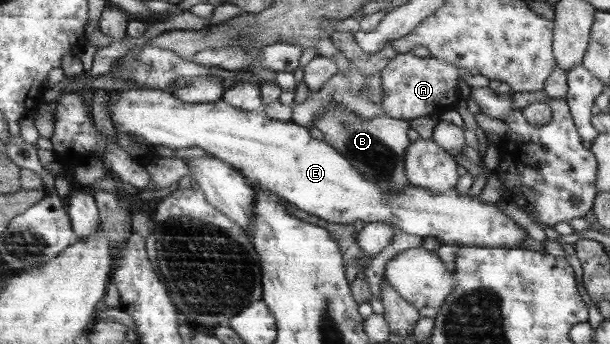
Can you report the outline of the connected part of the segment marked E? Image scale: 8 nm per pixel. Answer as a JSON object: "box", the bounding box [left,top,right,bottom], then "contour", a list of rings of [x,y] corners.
{"box":[110,89,526,248],"contour":[[[126,89],[110,92],[110,115],[117,131],[131,135],[140,143],[148,146],[166,146],[178,153],[182,148],[199,146],[208,156],[215,157],[241,171],[254,188],[275,192],[277,196],[288,200],[294,207],[335,224],[353,224],[364,222],[373,224],[383,222],[397,229],[421,238],[436,237],[441,245],[458,245],[460,247],[487,246],[488,248],[523,248],[526,233],[503,212],[496,204],[483,203],[477,197],[468,194],[463,197],[454,188],[445,194],[432,190],[408,186],[402,192],[382,192],[379,184],[368,179],[347,160],[334,146],[325,140],[311,136],[309,127],[295,122],[281,122],[267,115],[264,109],[244,111],[225,102],[223,99],[214,103],[191,104],[181,102],[171,90],[161,89]]]}

